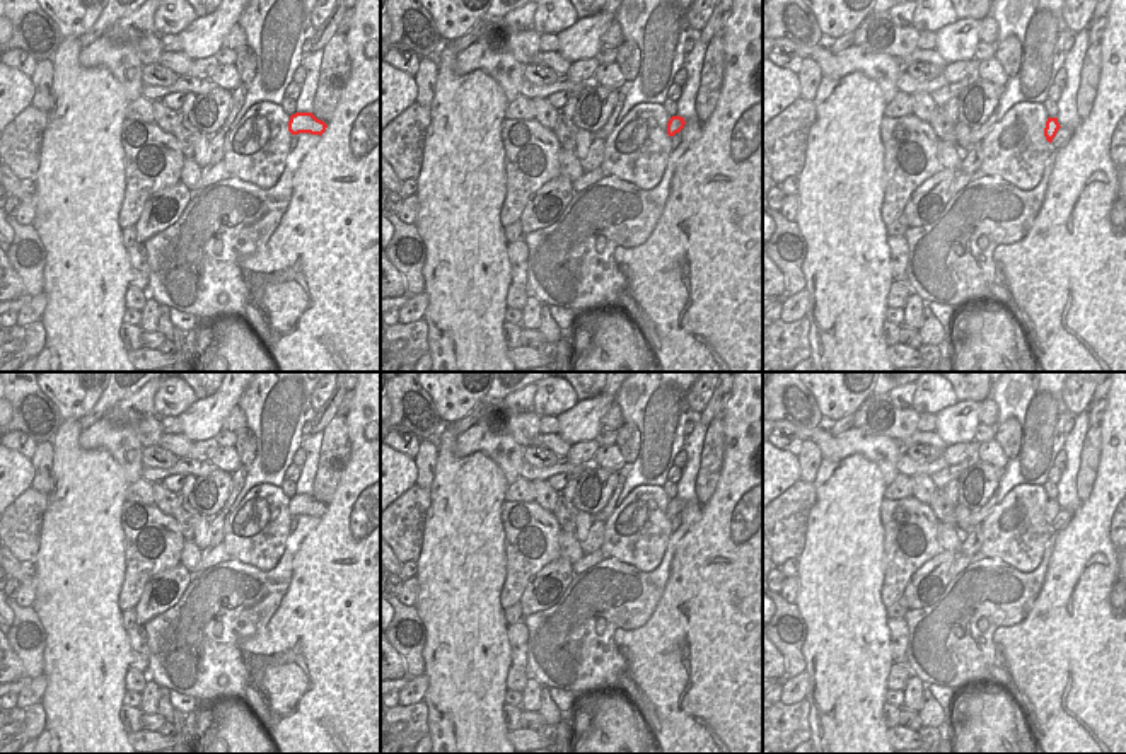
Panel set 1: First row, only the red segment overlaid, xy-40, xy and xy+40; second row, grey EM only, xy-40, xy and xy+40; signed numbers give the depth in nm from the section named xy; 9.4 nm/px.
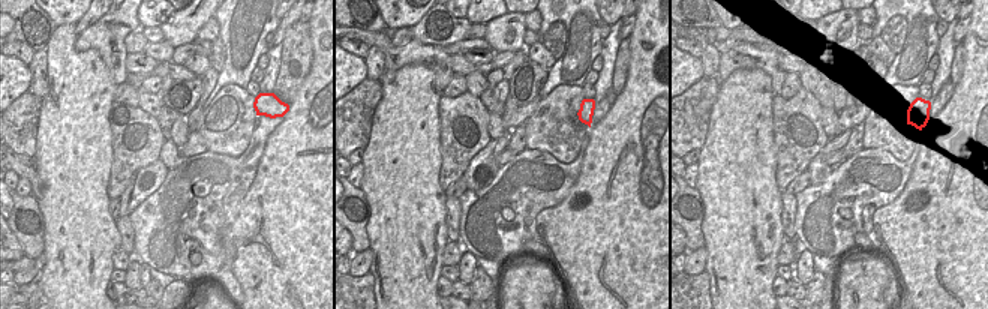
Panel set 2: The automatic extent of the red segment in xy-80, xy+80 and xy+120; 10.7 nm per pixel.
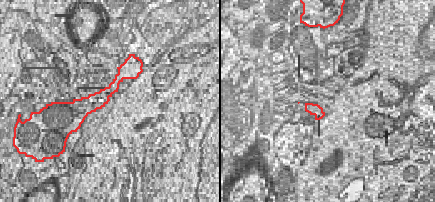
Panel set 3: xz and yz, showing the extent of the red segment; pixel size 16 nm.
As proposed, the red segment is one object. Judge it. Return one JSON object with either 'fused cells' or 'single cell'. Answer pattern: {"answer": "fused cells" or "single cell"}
{"answer": "single cell"}

